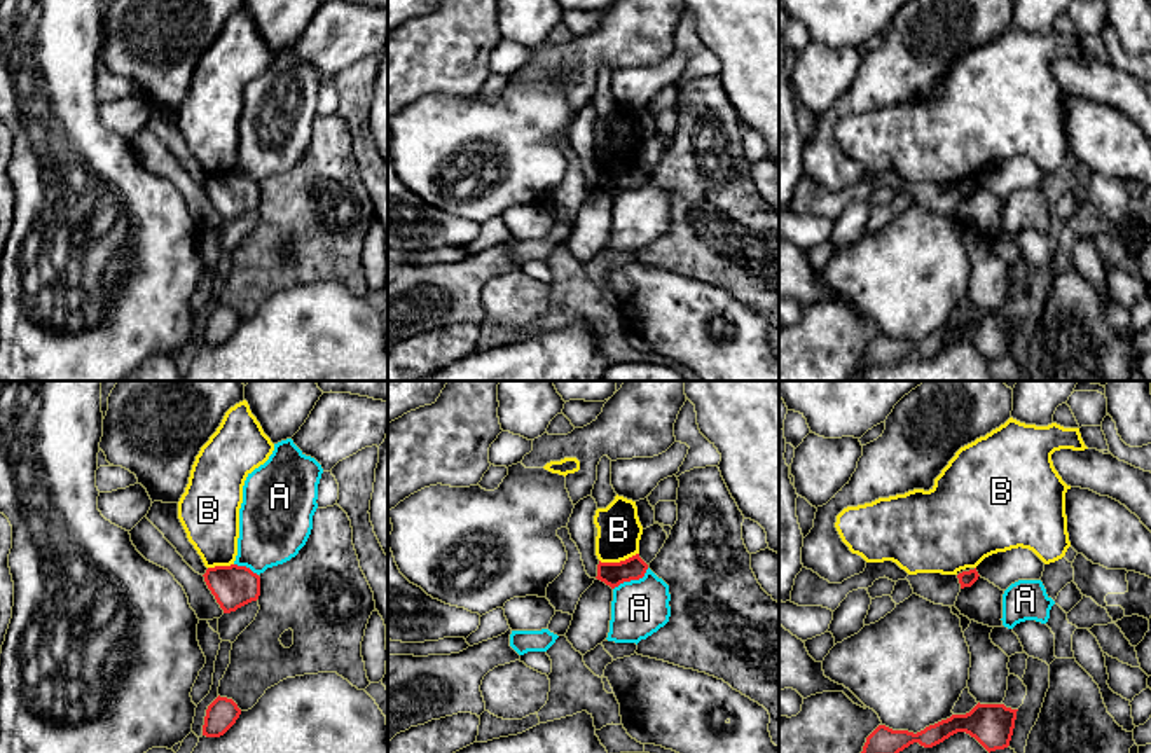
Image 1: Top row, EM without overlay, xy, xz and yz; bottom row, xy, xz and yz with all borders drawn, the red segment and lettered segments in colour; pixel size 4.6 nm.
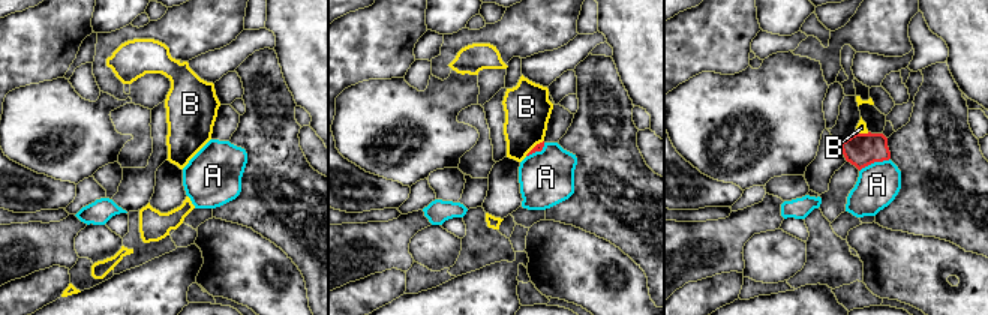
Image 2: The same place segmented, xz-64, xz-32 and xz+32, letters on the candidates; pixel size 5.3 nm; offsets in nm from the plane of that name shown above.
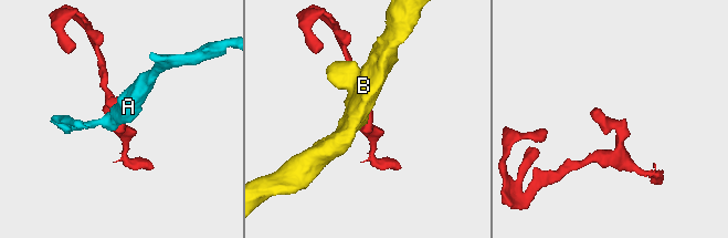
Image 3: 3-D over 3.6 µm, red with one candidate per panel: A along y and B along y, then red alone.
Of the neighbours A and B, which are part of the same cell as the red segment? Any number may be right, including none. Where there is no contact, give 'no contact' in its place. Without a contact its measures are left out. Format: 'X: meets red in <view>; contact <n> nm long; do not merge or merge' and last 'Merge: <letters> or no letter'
A: meets red in xz; contact 190 nm long; do not merge
B: meets red in xz; contact 190 nm long; do not merge
Merge: no letter

